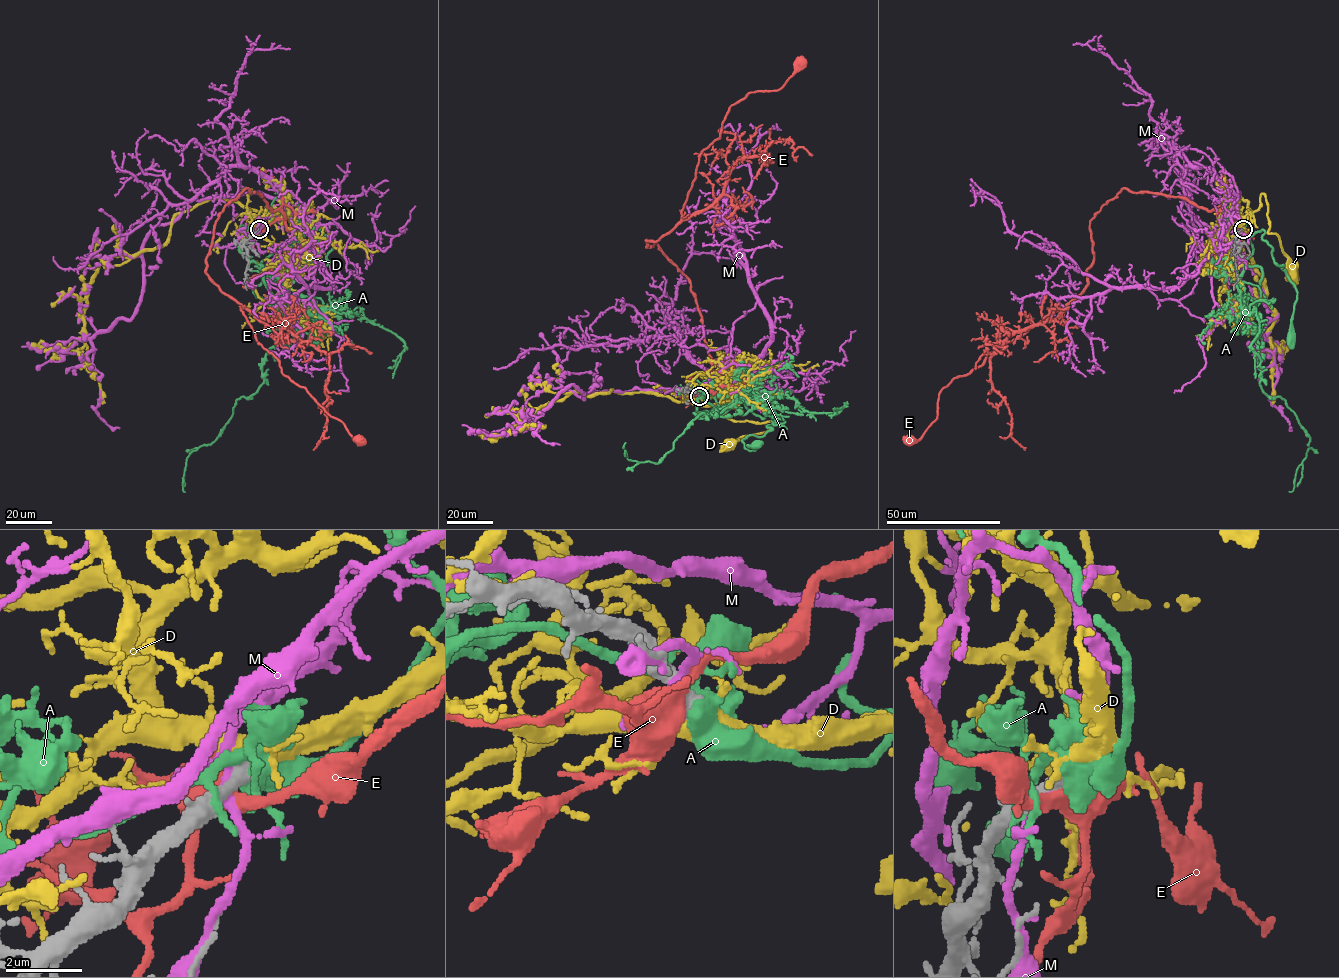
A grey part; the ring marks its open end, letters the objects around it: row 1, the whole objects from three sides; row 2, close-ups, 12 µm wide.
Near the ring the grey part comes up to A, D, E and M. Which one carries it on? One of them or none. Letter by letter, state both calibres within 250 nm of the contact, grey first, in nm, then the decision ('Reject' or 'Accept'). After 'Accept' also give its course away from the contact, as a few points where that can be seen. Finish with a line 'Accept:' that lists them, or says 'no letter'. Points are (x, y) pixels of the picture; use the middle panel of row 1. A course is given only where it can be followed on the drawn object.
A: Thickness 480 nm (grey) against 480 nm. Reject
D: Thickness 480 nm (grey) against 480 nm. Accept. Its course: (699, 396), (726, 399), (728, 406), (724, 413), (728, 419), (772, 423), (766, 431), (742, 436), (728, 444)
E: Thickness 550 nm (grey) against 550 nm. Reject
M: Thickness 600 nm (grey) against 180 nm. Reject
Accept: D

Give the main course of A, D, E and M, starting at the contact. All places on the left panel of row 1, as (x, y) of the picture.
A: (259, 229), (240, 245), (262, 275), (261, 262), (308, 232), (333, 242), (330, 262), (301, 275), (315, 335)
D: (258, 229), (287, 215), (284, 207), (286, 194), (294, 204), (331, 233), (296, 257), (294, 270), (288, 276)
E: (258, 230), (285, 215), (246, 188), (216, 221), (206, 272), (241, 306), (281, 372), (360, 438)
M: (258, 230), (281, 202), (259, 194), (193, 200), (150, 232), (137, 312), (91, 340), (95, 412), (119, 428)

